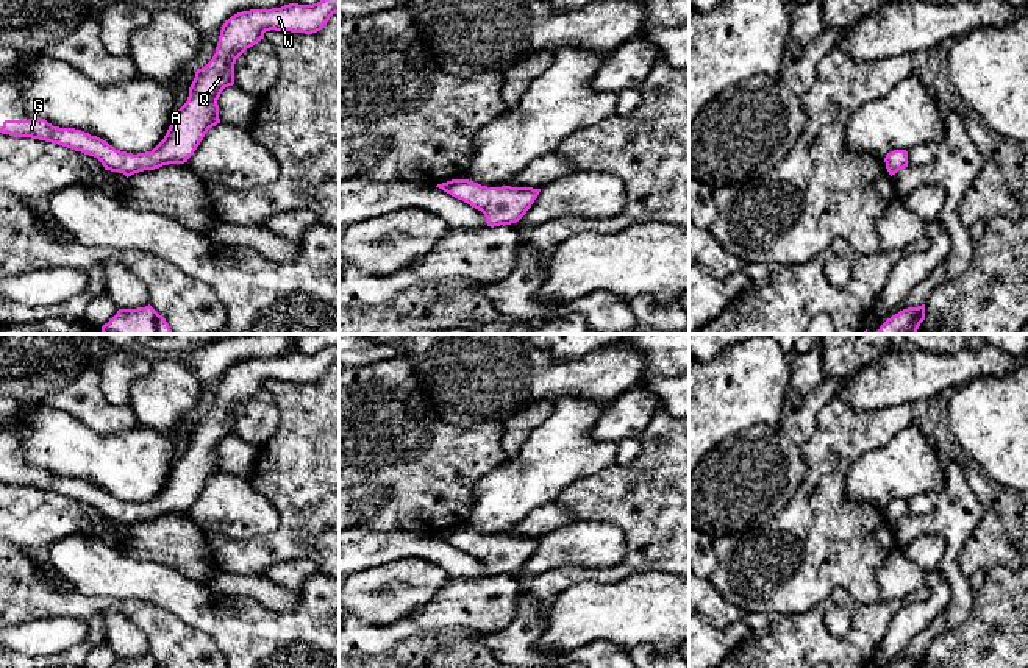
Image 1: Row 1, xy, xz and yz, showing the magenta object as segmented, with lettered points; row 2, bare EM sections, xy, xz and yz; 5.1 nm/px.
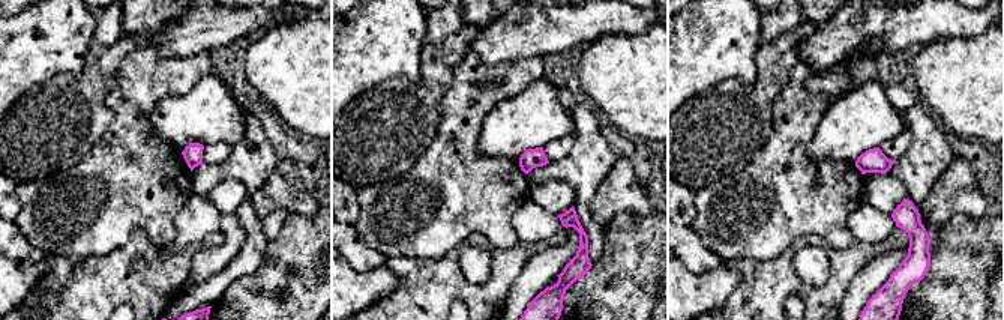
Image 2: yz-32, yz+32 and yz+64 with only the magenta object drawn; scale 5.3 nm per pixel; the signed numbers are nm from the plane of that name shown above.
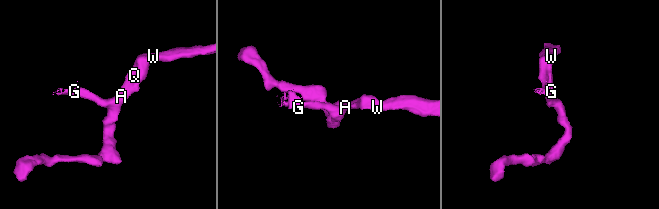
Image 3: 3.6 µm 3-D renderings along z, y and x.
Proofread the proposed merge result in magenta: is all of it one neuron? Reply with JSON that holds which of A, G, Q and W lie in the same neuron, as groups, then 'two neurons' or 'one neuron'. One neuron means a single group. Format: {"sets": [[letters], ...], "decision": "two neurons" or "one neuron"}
{"sets": [["A", "G", "Q", "W"]], "decision": "one neuron"}

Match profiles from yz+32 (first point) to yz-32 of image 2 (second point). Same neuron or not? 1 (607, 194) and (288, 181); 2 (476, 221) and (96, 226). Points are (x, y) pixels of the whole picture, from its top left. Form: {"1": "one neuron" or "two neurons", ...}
{"1": "one neuron", "2": "one neuron"}

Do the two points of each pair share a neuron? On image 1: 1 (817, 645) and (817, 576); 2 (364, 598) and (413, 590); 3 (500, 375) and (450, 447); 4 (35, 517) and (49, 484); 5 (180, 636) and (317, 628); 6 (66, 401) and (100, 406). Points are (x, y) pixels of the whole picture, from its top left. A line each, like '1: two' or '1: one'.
1: two
2: one
3: two
4: two
5: two
6: one

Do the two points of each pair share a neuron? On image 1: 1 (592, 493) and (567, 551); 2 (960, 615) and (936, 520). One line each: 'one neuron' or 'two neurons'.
1: two neurons
2: one neuron

